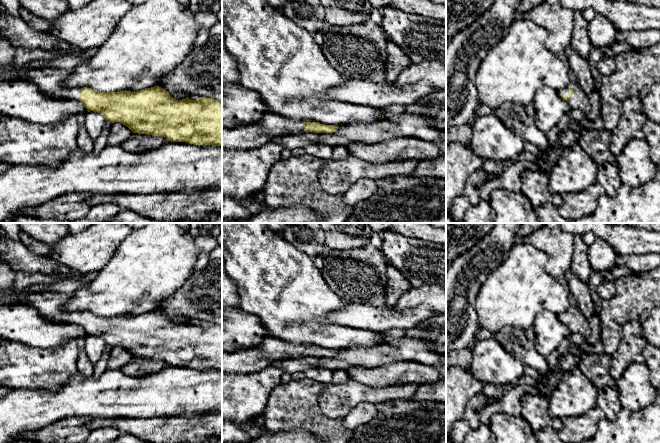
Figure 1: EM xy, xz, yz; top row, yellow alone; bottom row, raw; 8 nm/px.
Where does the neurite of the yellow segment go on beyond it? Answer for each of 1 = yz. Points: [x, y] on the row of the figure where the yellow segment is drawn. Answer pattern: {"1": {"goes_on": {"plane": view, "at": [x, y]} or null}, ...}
{"1": {"goes_on": {"plane": "yz", "at": [579, 100]}}}

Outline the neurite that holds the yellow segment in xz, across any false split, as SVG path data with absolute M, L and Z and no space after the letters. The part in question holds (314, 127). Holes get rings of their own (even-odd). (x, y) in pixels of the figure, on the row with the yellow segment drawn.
M277 113L265 114L256 124L238 125L222 128L222 149L250 150L271 143L273 138L300 133L333 133L339 126L317 122L302 122Z

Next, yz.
M570 70L569 74L571 82L567 88L559 91L561 98L568 103L571 109L589 113L592 109L593 99L582 91L574 72Z

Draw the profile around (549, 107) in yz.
M546 86L534 94L532 106L536 125L545 133L557 126L561 118L571 110L559 91Z

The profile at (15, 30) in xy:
M8 13L0 15L0 38L7 40L15 48L59 49L66 50L68 54L82 53L79 49L71 48L58 37L35 30L21 17L14 17Z

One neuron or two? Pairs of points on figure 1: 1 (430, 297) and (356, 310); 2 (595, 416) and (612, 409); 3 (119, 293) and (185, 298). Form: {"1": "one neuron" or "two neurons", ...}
{"1": "two neurons", "2": "two neurons", "3": "two neurons"}

